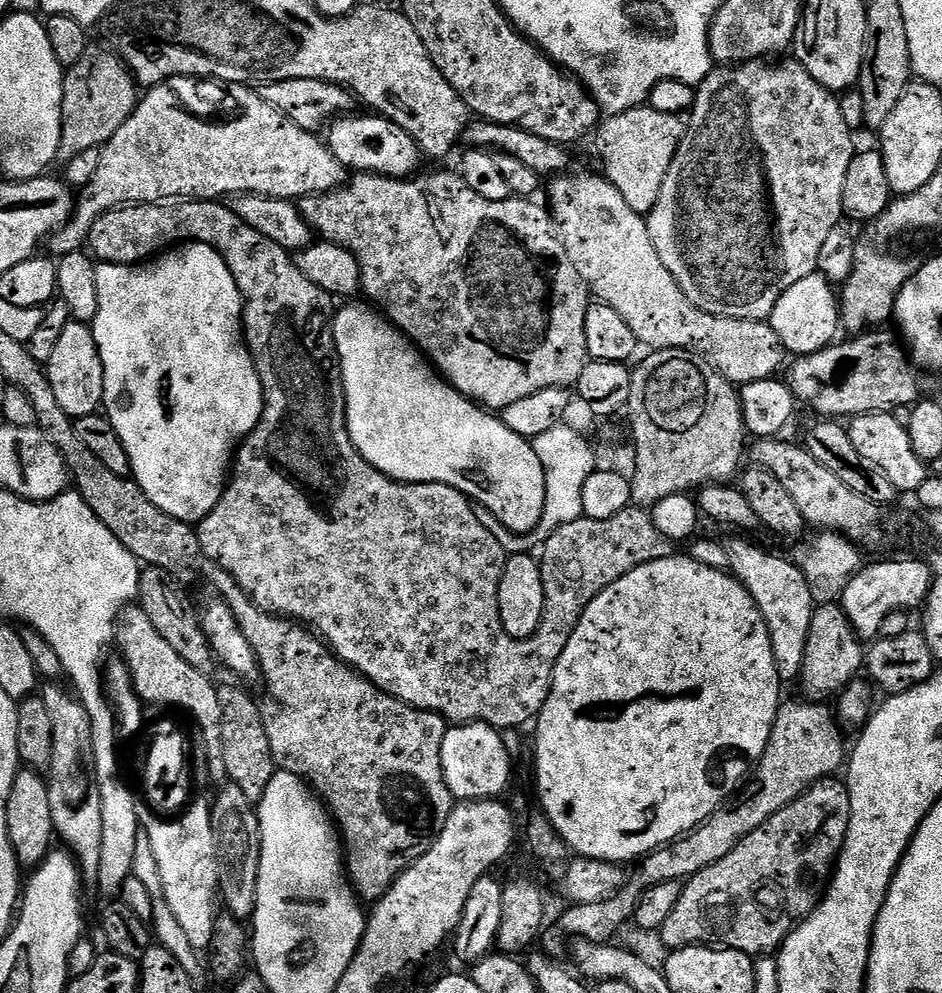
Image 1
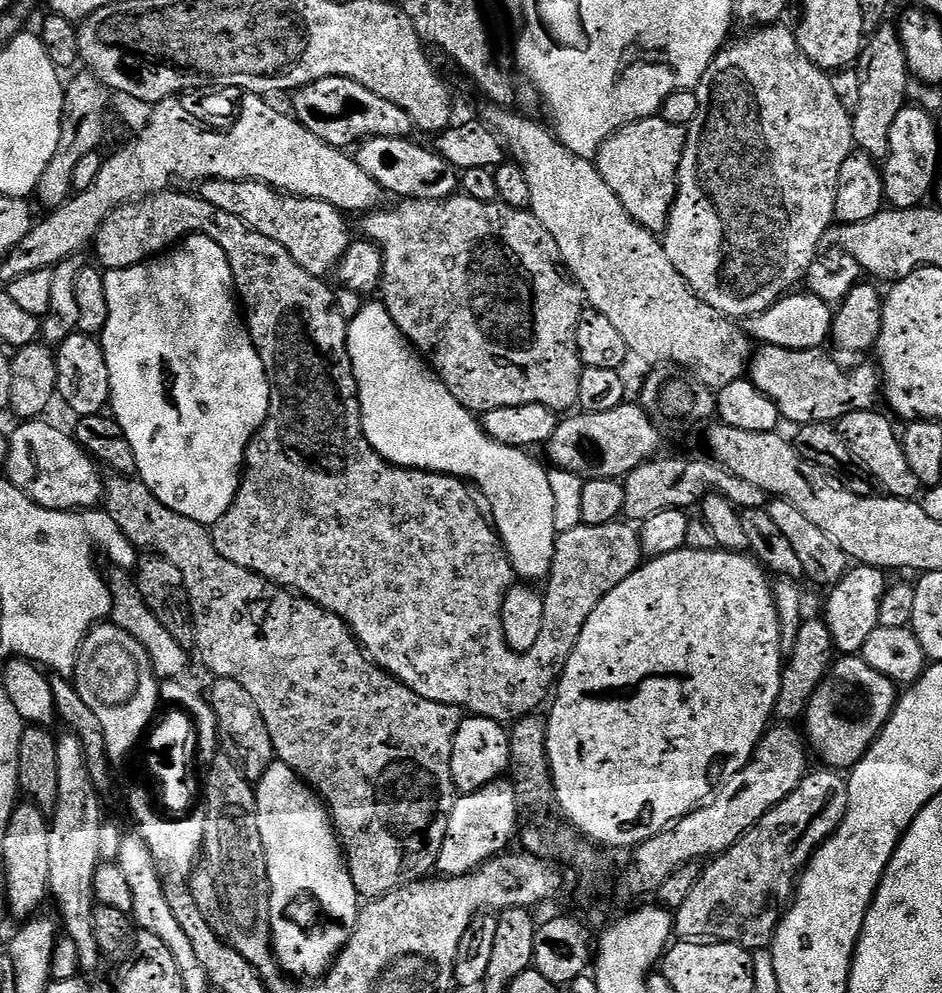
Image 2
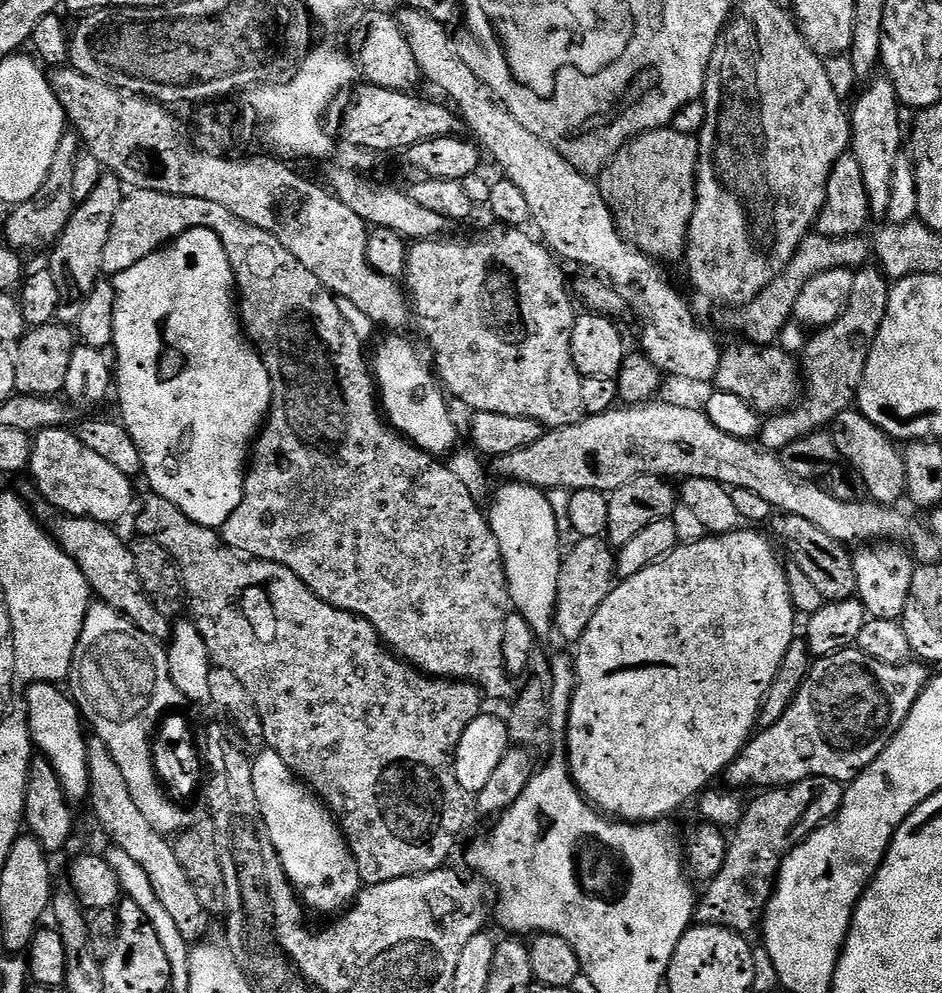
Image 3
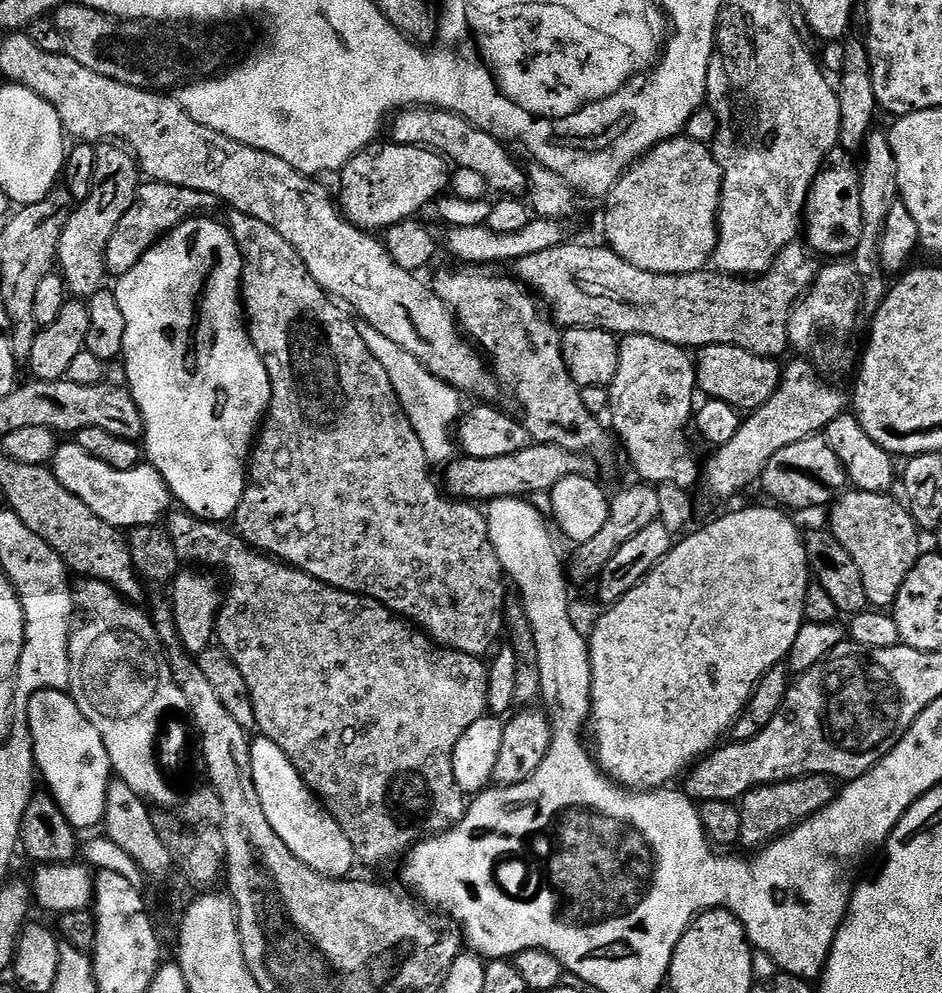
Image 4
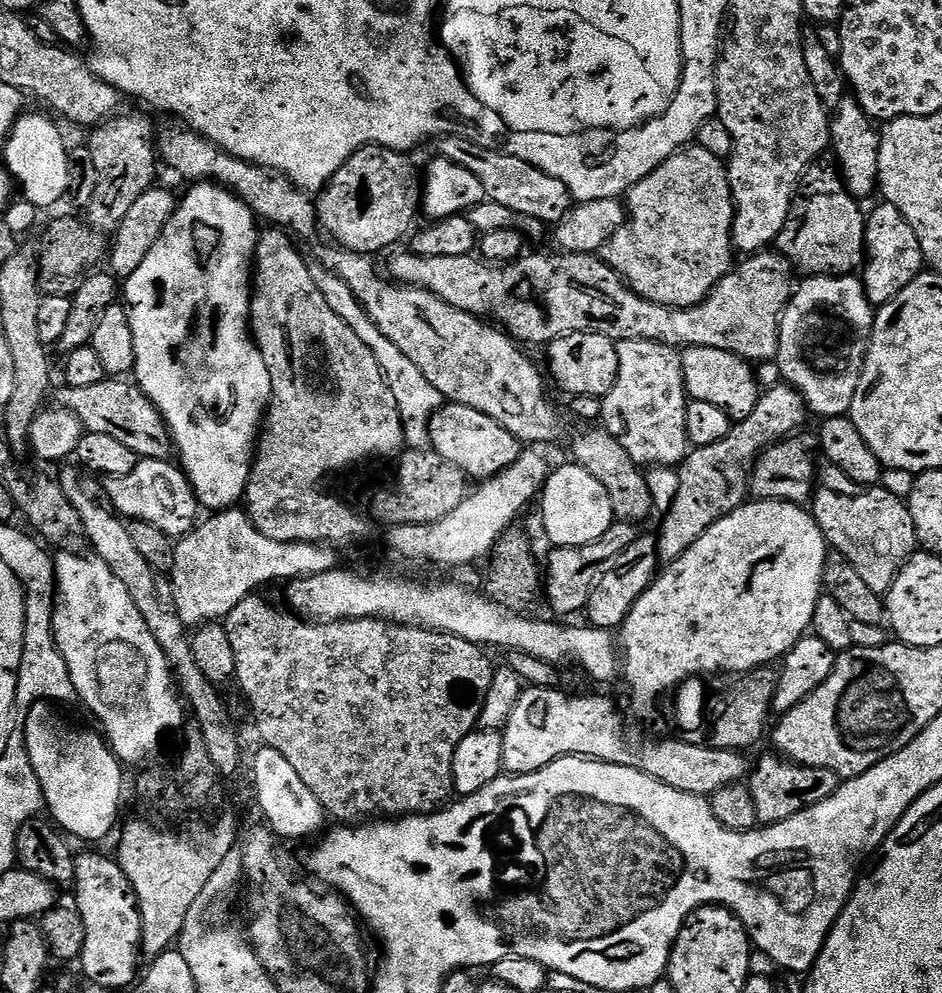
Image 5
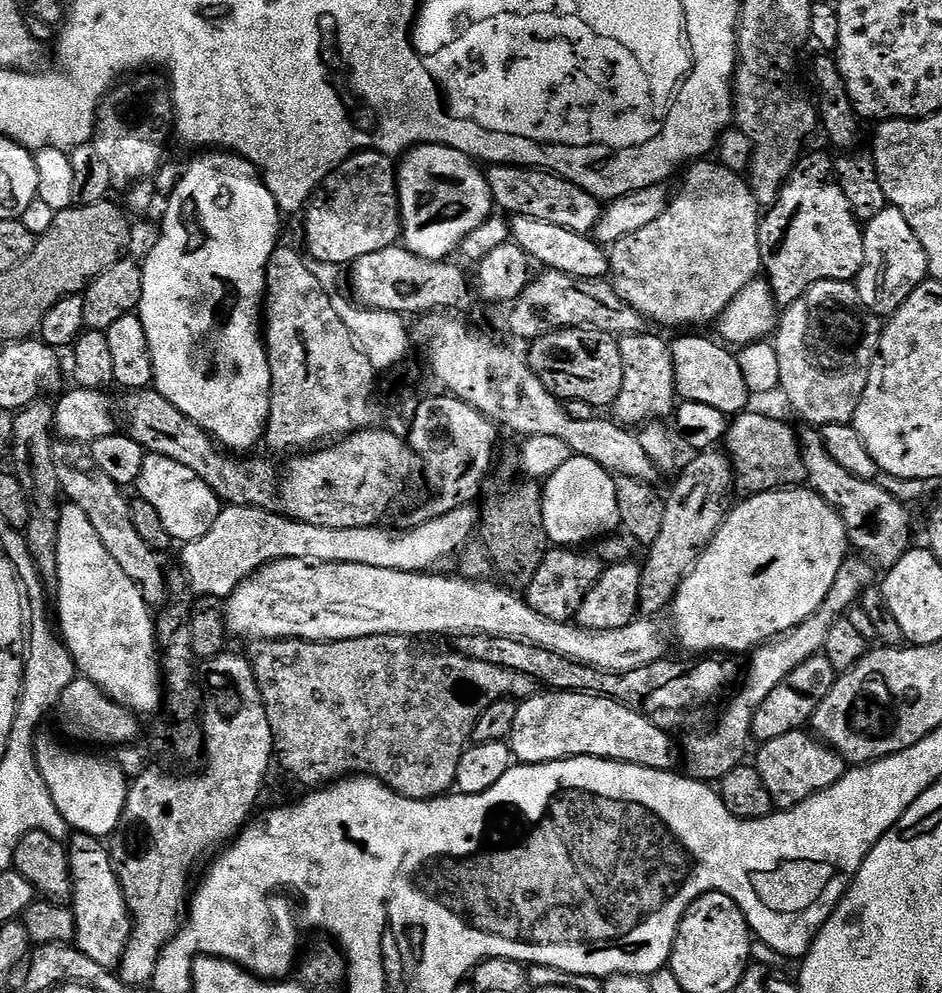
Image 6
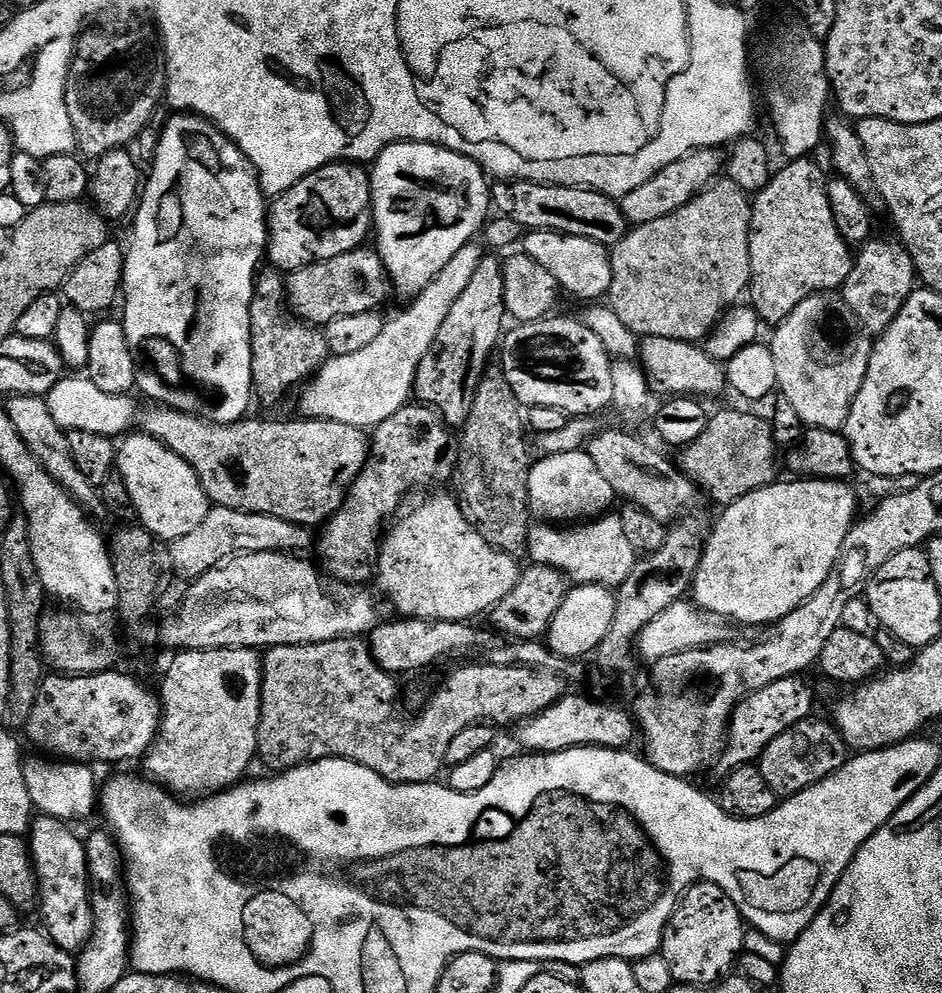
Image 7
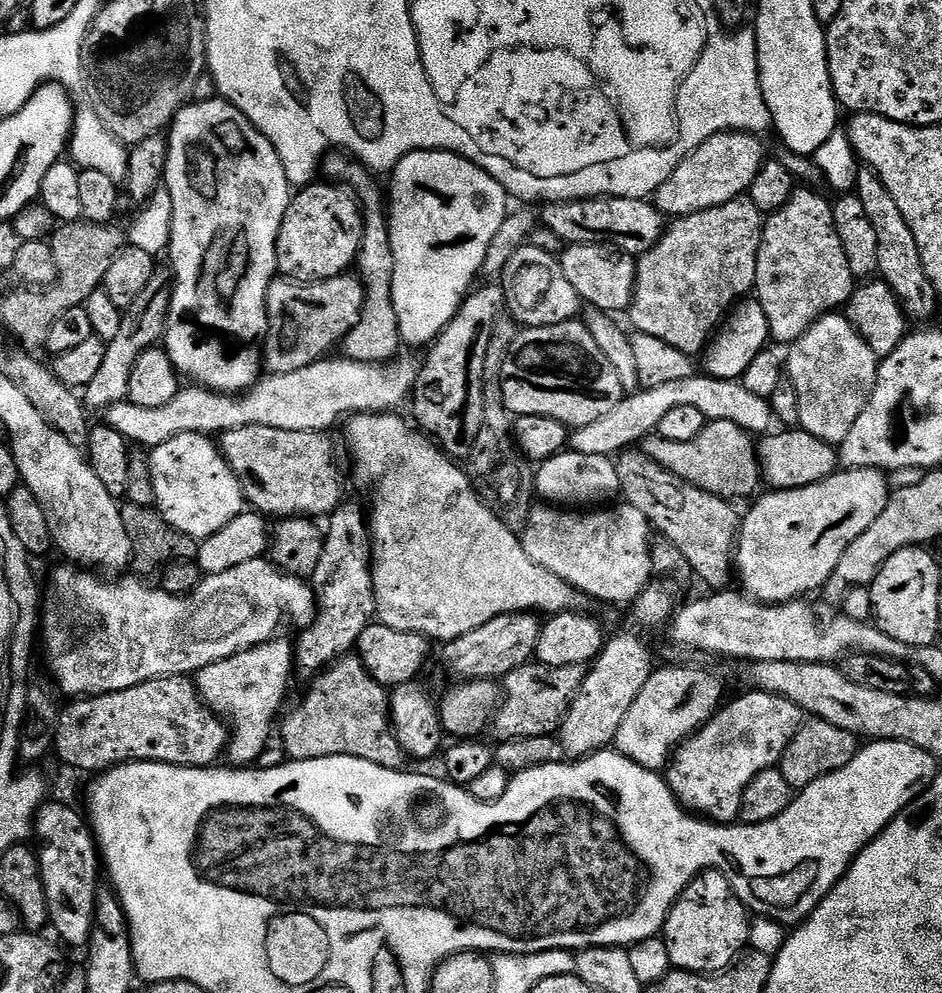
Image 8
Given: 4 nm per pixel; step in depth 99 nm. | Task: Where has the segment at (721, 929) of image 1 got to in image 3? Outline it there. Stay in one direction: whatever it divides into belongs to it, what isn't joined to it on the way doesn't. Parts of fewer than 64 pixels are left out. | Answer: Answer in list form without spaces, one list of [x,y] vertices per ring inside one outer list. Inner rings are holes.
[[[815,776],[797,784],[785,784],[782,788],[769,788],[759,793],[753,804],[749,803],[744,810],[744,817],[736,825],[728,841],[726,862],[722,862],[722,870],[707,881],[708,888],[699,897],[695,919],[702,924],[717,924],[732,932],[748,934],[752,927],[759,925],[764,918],[764,909],[774,891],[774,881],[780,872],[782,862],[802,841],[814,830],[835,817],[844,805],[845,785],[834,778]]]

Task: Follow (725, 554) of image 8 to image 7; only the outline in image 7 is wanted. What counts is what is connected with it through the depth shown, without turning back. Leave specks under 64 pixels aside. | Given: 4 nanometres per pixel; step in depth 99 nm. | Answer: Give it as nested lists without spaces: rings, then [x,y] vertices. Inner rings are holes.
[[[604,432],[601,436],[593,435],[586,444],[586,451],[590,458],[594,458],[594,462],[602,470],[602,474],[610,482],[612,489],[616,491],[617,497],[625,496],[629,505],[643,509],[665,526],[676,522],[671,522],[671,520],[678,519],[687,508],[692,508],[696,504],[698,489],[692,479],[684,475],[673,461],[671,464],[658,449],[651,448],[646,441],[639,440],[628,432]]]

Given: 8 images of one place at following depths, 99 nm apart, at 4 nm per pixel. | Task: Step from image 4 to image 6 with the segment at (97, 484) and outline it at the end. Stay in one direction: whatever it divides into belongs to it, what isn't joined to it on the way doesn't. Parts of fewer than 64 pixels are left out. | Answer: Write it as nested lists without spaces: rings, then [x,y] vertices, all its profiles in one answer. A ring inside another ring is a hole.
[[[145,455],[142,474],[137,478],[134,488],[138,496],[158,514],[165,531],[176,542],[202,538],[202,534],[206,534],[206,530],[214,526],[222,507],[216,491],[206,486],[206,482],[202,482],[202,478],[194,474],[194,470],[165,456]]]

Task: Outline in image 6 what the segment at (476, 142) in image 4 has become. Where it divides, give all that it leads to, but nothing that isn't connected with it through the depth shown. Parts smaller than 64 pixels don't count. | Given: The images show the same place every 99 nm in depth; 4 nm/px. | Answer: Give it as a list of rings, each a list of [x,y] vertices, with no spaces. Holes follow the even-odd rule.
[[[494,164],[487,169],[486,175],[493,205],[509,217],[525,216],[538,222],[550,222],[550,226],[574,230],[579,236],[588,236],[600,220],[601,201],[582,190],[582,186],[553,173],[515,164]]]

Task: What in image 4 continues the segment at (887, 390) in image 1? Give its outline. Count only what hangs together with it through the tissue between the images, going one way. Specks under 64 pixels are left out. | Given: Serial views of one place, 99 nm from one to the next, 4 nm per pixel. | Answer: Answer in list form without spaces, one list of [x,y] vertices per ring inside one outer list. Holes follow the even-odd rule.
[[[711,344],[699,349],[694,363],[699,391],[705,397],[721,400],[734,406],[741,414],[754,412],[762,407],[774,394],[774,390],[780,385],[782,379],[781,365],[776,365],[779,363],[773,357],[755,356],[738,346]]]

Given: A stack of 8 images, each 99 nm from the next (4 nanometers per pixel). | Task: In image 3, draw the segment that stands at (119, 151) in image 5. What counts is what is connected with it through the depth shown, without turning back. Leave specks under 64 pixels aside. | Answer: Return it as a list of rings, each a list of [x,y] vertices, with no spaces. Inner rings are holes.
[[[105,174],[98,182],[98,186],[94,186],[94,194],[77,203],[70,222],[66,222],[66,230],[62,230],[62,234],[51,249],[52,261],[46,264],[46,268],[58,285],[56,320],[59,323],[76,325],[86,306],[86,298],[90,298],[96,281],[101,279],[102,250],[106,250],[106,238],[110,238],[110,226],[114,226],[114,214],[124,201],[125,195],[125,185],[121,184],[119,178]]]

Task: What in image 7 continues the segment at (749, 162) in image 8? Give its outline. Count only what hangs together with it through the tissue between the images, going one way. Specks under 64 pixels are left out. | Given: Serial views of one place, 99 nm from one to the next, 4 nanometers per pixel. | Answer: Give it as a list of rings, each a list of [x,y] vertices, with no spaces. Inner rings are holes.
[[[702,148],[684,160],[672,164],[669,168],[664,168],[653,180],[622,198],[624,215],[633,225],[639,226],[654,222],[658,218],[666,218],[680,208],[684,208],[702,192],[717,183],[716,175],[720,172],[720,155],[722,152],[719,148]]]

